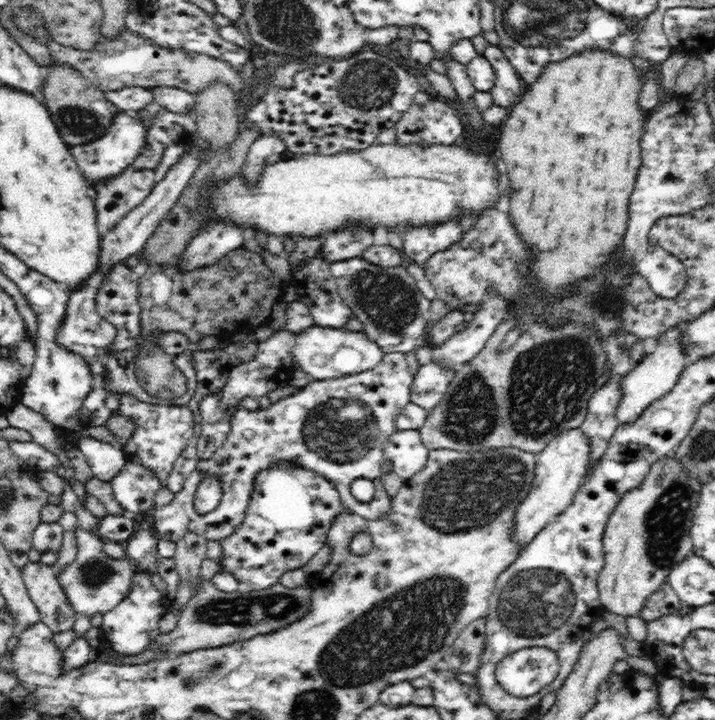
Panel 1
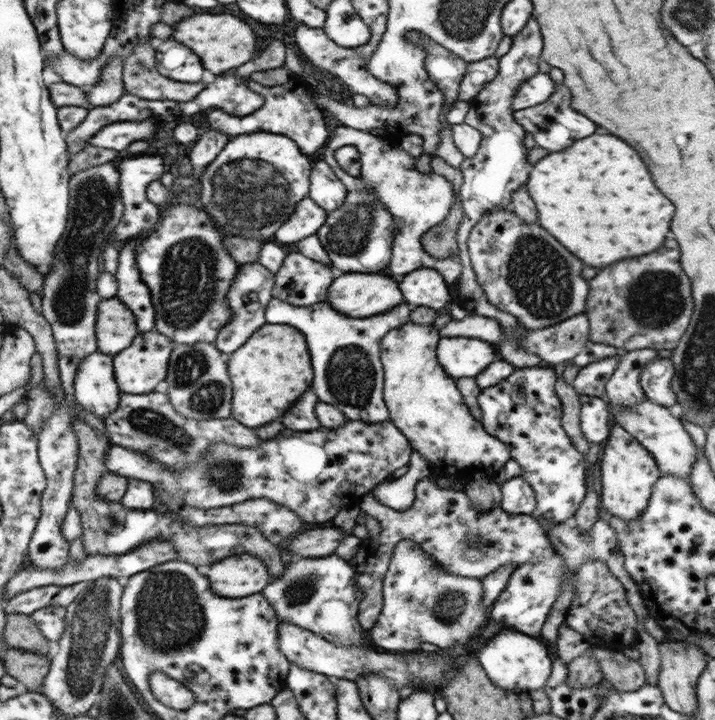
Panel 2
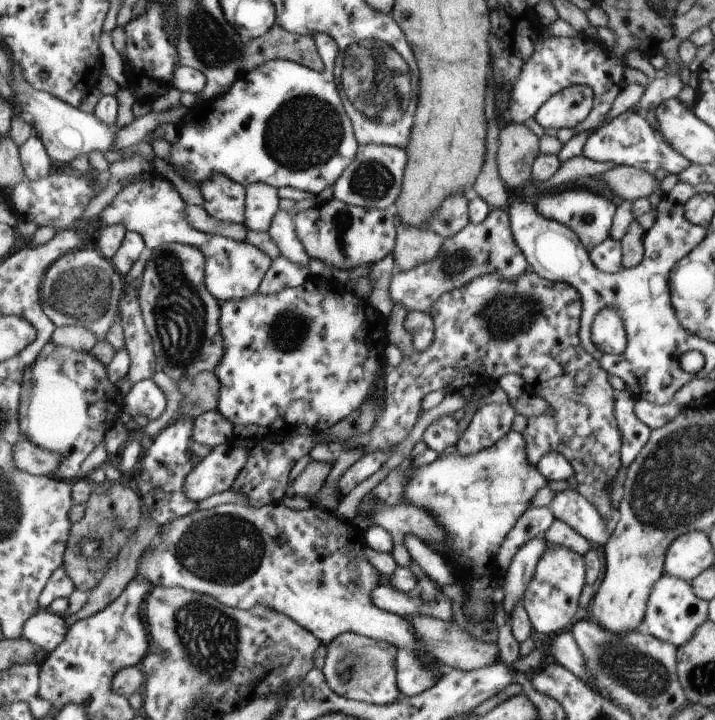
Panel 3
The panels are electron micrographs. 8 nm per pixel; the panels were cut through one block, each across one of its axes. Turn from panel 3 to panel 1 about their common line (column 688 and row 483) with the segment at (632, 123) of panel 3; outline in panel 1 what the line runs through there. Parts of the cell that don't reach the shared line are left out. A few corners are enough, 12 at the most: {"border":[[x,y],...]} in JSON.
{"border":[[122,396],[136,432],[126,462],[152,470],[164,488],[190,444],[196,412]]}

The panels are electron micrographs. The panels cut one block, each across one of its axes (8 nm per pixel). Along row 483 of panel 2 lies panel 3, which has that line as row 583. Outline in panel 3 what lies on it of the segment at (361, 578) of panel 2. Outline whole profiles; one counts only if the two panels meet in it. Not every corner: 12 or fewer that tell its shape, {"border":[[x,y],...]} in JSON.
{"border":[[419,566],[413,592],[377,586],[371,602],[403,618],[451,622],[453,610],[443,590]]}

